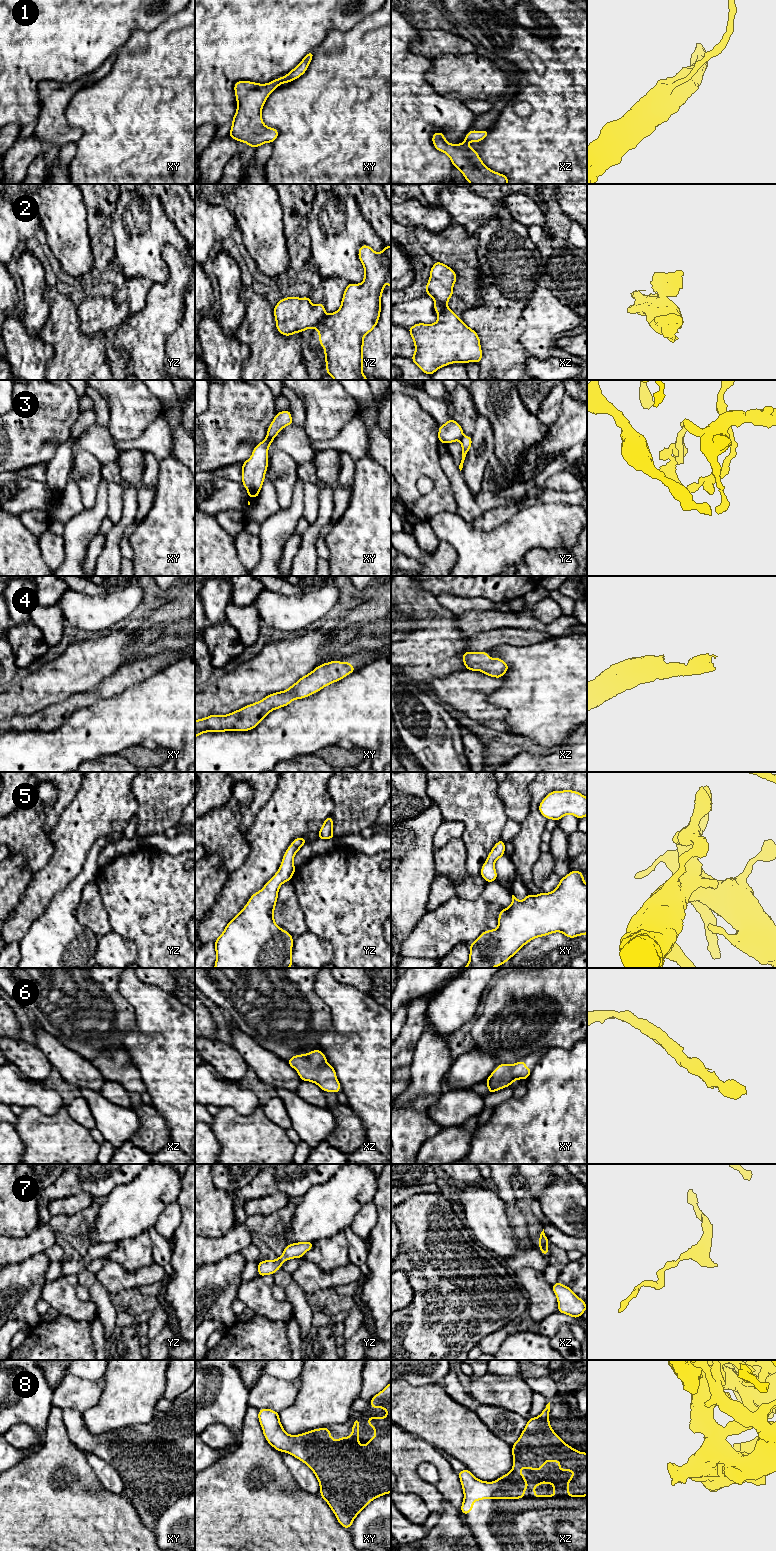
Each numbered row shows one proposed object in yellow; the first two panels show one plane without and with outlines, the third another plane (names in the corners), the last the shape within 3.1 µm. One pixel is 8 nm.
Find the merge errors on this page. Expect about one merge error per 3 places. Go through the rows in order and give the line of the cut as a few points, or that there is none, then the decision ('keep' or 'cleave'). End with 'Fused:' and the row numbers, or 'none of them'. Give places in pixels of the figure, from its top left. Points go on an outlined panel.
1: no cut; keep
2: cut in yz along (326, 315), (314, 327); cleave
3: cut in xy along (267, 436), (273, 437); cleave
4: no cut; keep
5: no cut; keep
6: no cut; keep
7: no cut; keep
8: no cut; keep
Fused: 2, 3

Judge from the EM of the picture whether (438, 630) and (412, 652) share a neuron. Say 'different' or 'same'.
same

